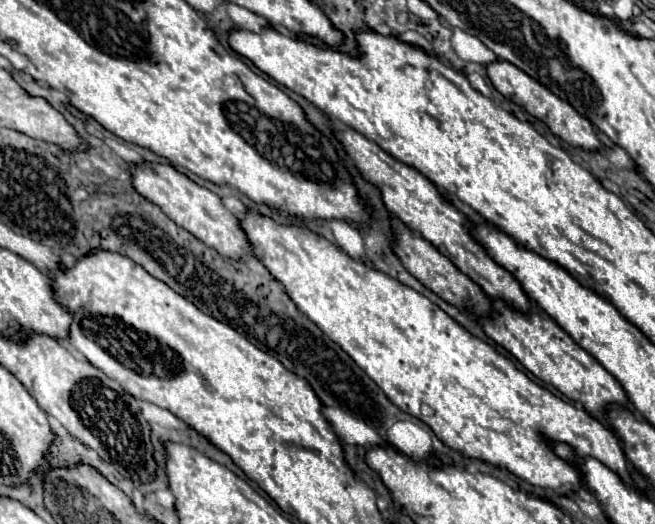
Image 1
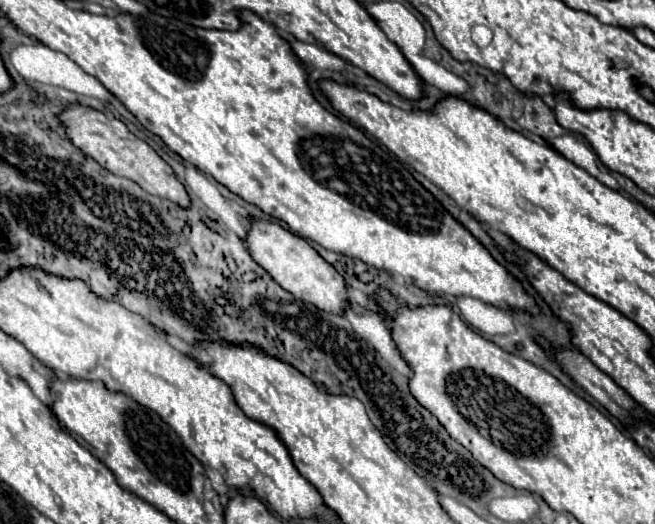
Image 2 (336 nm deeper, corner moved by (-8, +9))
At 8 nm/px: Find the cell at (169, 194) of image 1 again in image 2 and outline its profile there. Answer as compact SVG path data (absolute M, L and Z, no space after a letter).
M252 219L250 229L244 237L244 245L250 251L252 259L262 265L270 277L296 299L306 303L314 303L322 311L342 313L346 307L346 287L340 273L334 271L308 243L306 239L290 233L288 229L280 227L278 223L266 219Z

